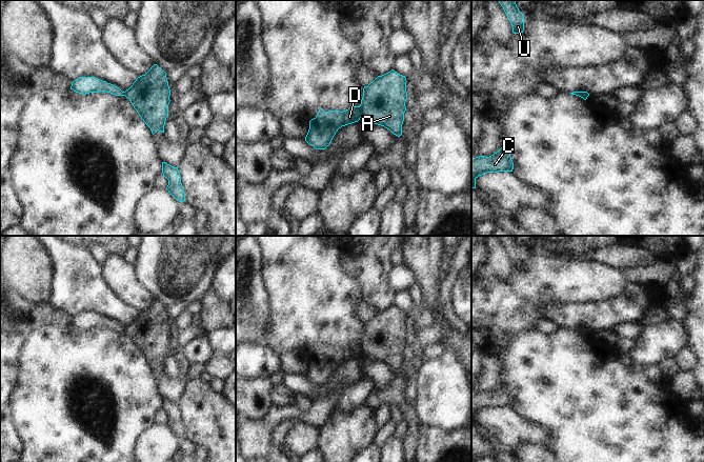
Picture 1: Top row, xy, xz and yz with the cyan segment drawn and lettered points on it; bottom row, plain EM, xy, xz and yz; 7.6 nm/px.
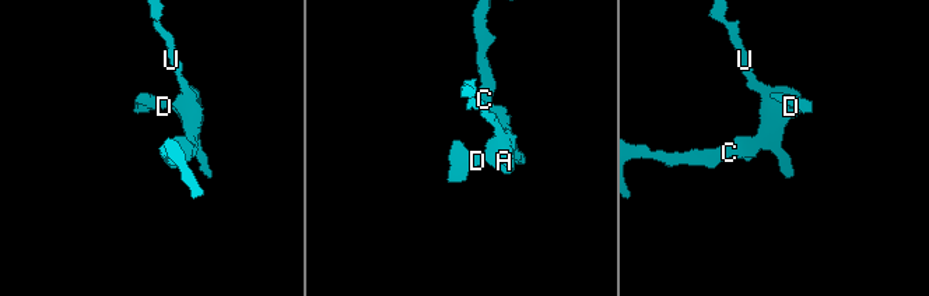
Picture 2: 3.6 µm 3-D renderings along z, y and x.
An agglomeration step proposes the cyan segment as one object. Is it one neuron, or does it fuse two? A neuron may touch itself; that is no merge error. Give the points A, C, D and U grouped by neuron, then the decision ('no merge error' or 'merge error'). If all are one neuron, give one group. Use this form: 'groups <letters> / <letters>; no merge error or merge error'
groups A C U / D; merge error

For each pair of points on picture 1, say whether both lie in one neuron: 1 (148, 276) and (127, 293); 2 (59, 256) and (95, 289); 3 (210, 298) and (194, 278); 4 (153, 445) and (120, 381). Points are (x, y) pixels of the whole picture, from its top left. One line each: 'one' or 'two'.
1: two
2: one
3: two
4: two

